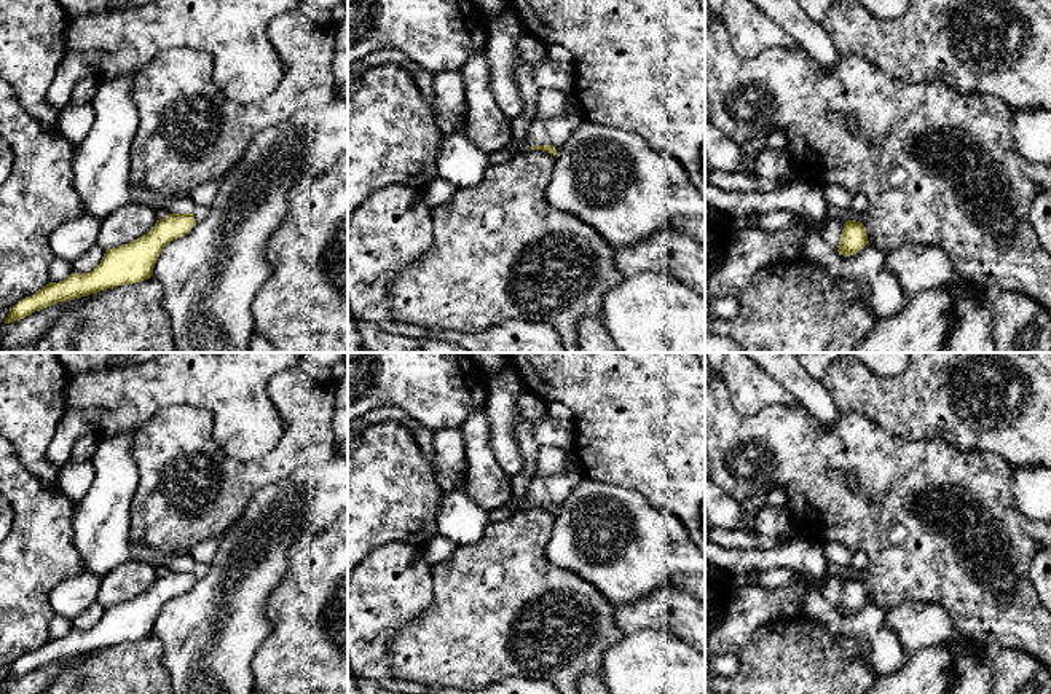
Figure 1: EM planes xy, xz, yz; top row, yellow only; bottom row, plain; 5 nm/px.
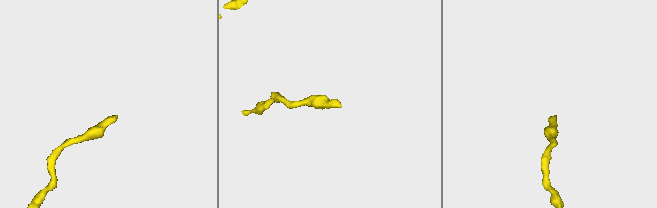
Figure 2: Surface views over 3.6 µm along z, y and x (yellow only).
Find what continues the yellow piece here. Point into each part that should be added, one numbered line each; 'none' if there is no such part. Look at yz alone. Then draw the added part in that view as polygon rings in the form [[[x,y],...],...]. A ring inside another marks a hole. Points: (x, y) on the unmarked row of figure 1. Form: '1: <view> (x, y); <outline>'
none

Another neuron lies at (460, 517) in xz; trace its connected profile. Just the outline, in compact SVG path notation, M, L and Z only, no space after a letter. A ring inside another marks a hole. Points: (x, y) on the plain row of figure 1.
M463 487L442 496L437 509L437 533L466 546L478 541L490 520L490 509L482 507Z

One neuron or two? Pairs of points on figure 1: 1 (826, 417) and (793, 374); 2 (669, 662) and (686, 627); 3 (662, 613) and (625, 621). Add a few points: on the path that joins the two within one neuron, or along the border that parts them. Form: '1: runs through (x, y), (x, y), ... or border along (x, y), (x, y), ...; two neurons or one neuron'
1: runs through (820, 406), (801, 385); one neuron
2: border along (645, 629), (670, 630), (688, 645); two neurons
3: runs through (653, 613), (635, 616); one neuron

